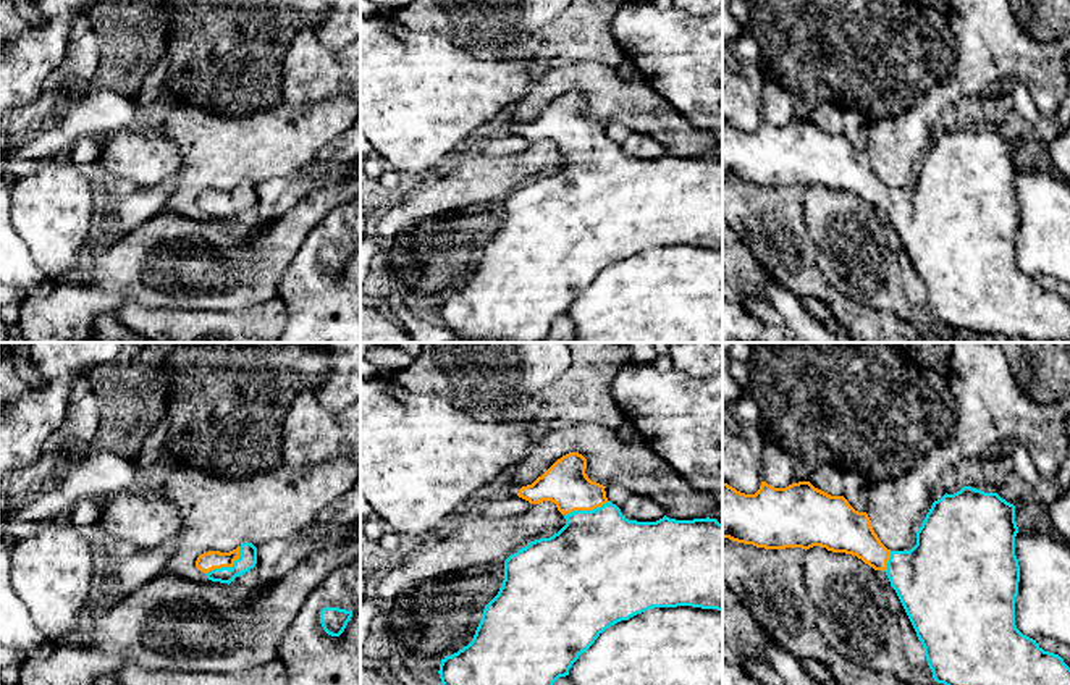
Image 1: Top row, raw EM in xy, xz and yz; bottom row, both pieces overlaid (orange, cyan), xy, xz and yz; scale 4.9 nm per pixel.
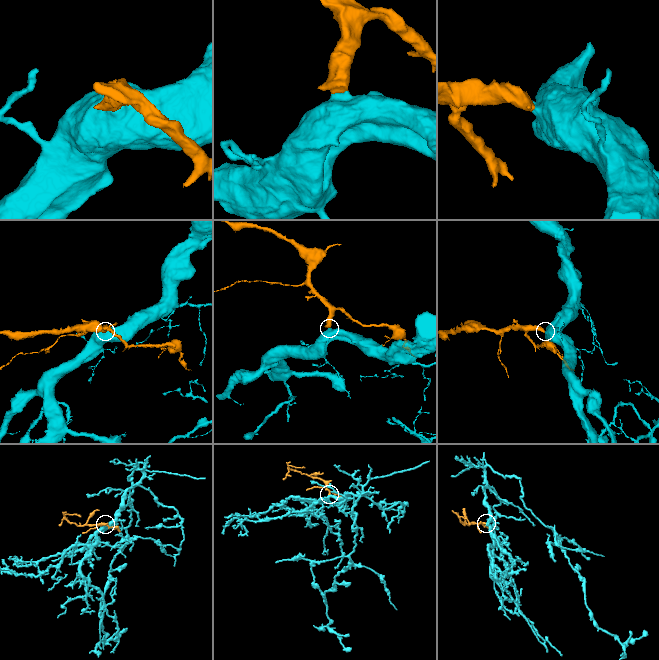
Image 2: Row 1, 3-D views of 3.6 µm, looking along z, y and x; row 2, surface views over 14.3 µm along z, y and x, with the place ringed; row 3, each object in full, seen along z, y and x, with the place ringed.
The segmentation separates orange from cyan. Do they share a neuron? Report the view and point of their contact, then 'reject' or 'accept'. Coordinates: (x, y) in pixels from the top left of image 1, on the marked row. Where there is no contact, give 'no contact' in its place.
meets orange in xy at (228, 566); accept

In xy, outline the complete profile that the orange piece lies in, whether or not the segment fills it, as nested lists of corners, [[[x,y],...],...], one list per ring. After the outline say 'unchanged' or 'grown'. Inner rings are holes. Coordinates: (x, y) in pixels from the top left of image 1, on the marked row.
[[[242,543],[230,553],[209,551],[197,557],[196,567],[209,580],[231,583],[236,577],[249,572],[257,564],[257,548],[252,543]]]; grown

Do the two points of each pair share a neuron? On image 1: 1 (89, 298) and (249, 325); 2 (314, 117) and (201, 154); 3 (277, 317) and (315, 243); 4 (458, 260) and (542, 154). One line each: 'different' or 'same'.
1: different
2: same
3: different
4: different

